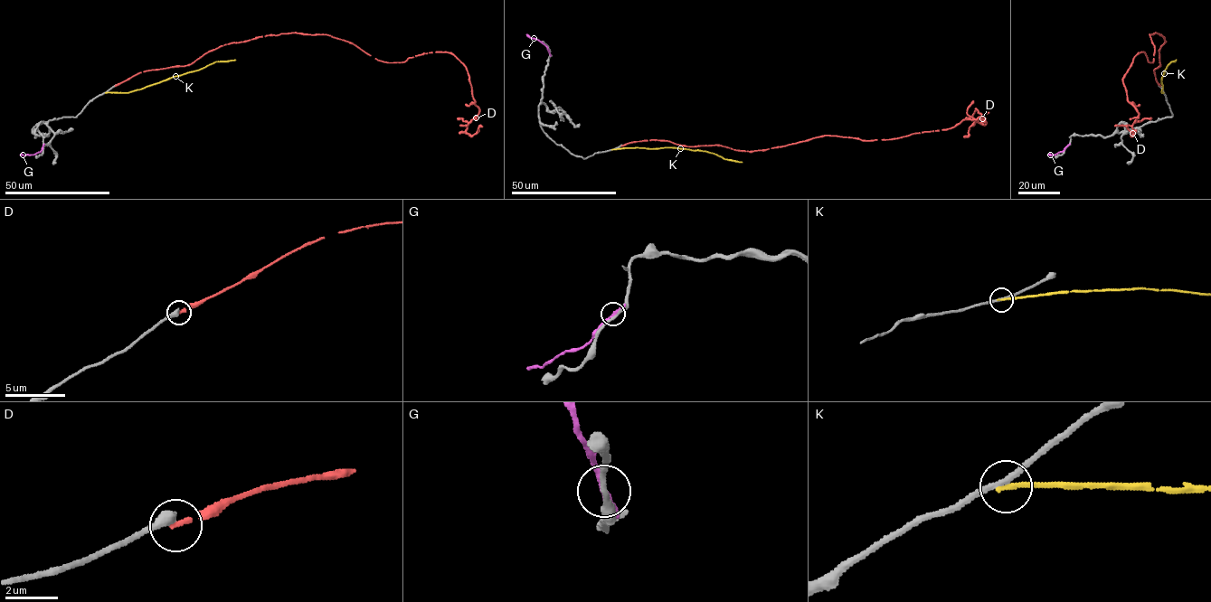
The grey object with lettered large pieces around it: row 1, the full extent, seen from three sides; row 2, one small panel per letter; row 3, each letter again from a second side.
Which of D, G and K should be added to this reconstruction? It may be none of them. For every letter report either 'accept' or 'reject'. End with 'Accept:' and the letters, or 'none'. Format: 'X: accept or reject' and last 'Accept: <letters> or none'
D: reject
G: reject
K: reject
Accept: none

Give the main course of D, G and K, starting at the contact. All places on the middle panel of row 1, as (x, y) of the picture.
D: (622, 145), (765, 150), (950, 128), (975, 109), (985, 124), (972, 119), (988, 112)
G: (549, 53), (540, 42), (526, 34)
K: (612, 149), (674, 147), (706, 151), (742, 162)

